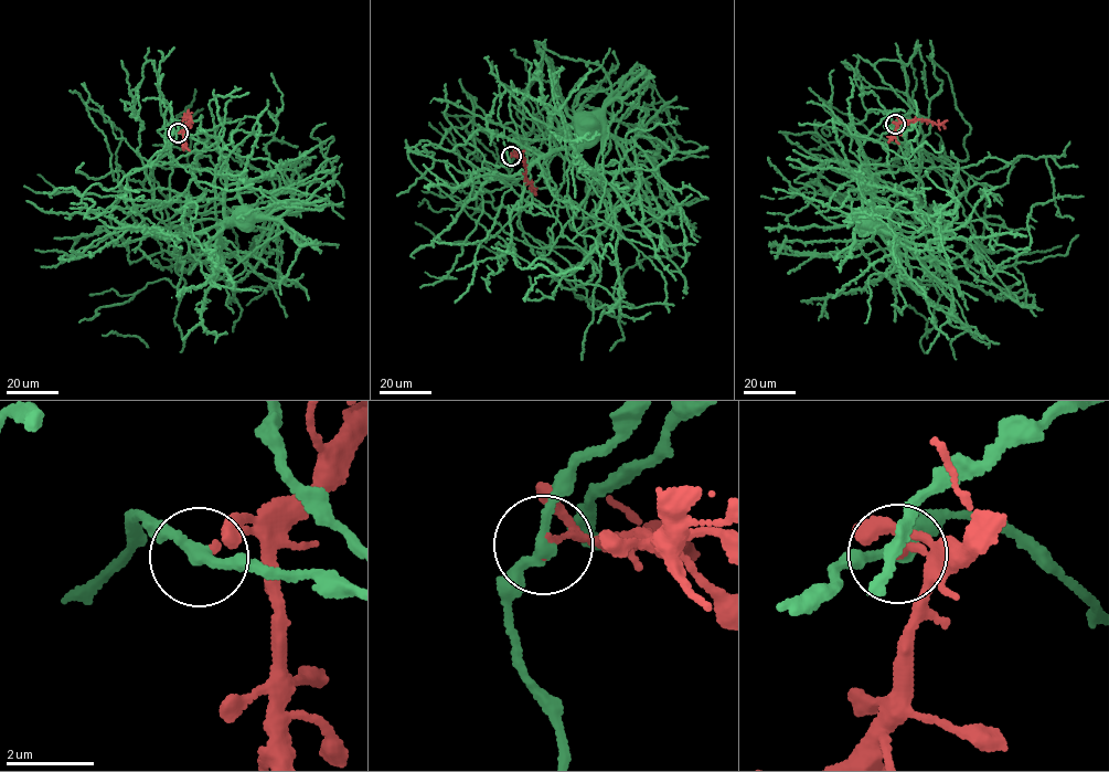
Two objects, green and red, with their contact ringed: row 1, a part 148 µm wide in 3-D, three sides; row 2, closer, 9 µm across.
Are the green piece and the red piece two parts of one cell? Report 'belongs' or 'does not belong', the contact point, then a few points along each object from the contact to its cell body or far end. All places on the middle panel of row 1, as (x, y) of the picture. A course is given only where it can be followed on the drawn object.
does not belong; place (511, 156); course green (511, 156), (531, 134), (533, 113), (548, 110), (557, 127), (573, 140), (578, 138), (586, 123); course red (511, 156), (523, 159), (525, 177), (535, 193)

